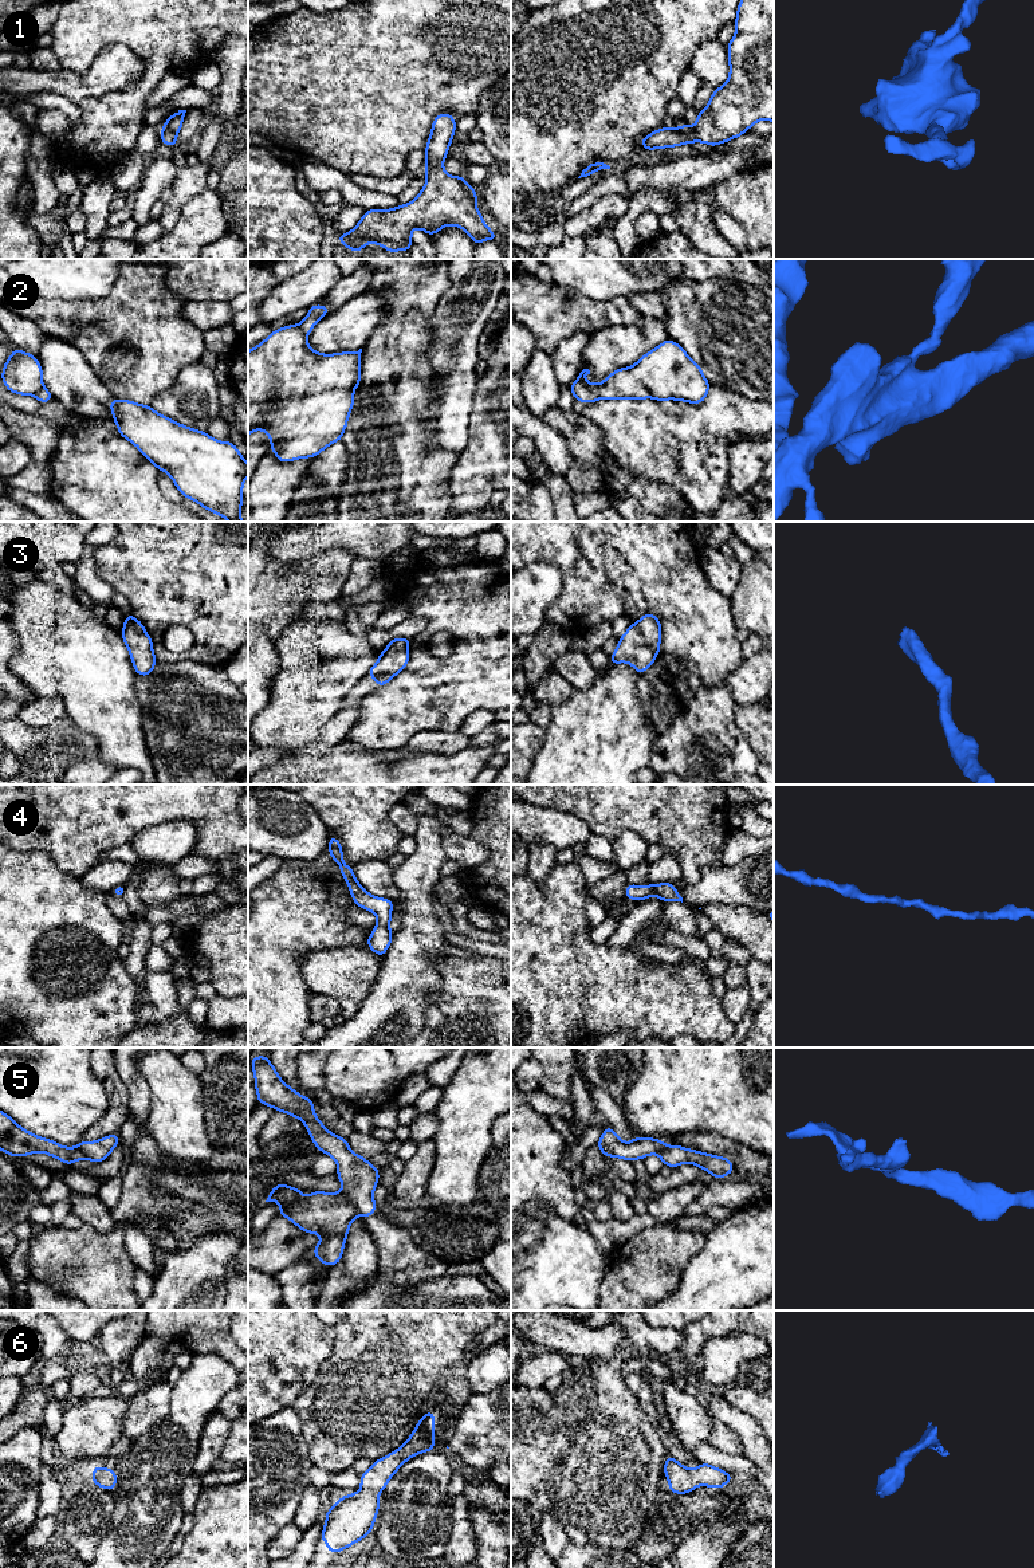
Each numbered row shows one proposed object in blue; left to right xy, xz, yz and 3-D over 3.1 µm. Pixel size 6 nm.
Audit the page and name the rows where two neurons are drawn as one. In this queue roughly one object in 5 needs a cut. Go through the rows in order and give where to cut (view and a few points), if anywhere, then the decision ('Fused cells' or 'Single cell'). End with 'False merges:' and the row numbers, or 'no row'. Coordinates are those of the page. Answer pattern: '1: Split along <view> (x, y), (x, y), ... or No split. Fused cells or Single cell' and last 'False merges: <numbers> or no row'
1: No split. Single cell
2: Split along yz (577, 378), (600, 397). Fused cells
3: No split. Single cell
4: No split. Single cell
5: Split along xz (341, 1193), (354, 1205), (358, 1213). Fused cells
6: No split. Single cell
False merges: 2, 5

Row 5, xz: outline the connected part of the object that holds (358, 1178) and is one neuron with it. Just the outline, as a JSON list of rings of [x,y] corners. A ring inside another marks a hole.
[[[267,1054],[252,1057],[251,1066],[257,1103],[300,1119],[319,1152],[330,1155],[337,1162],[342,1194],[355,1205],[359,1215],[363,1218],[373,1215],[376,1213],[373,1192],[378,1184],[380,1170],[373,1167],[369,1159],[354,1154],[347,1139],[331,1133],[322,1124],[314,1113],[314,1100],[290,1088],[279,1077]]]

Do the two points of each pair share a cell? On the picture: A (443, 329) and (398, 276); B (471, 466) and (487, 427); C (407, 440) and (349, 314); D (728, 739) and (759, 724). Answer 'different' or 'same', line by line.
A: different
B: same
C: different
D: different

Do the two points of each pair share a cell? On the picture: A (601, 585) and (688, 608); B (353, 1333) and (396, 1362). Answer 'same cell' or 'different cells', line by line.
A: same cell
B: same cell

